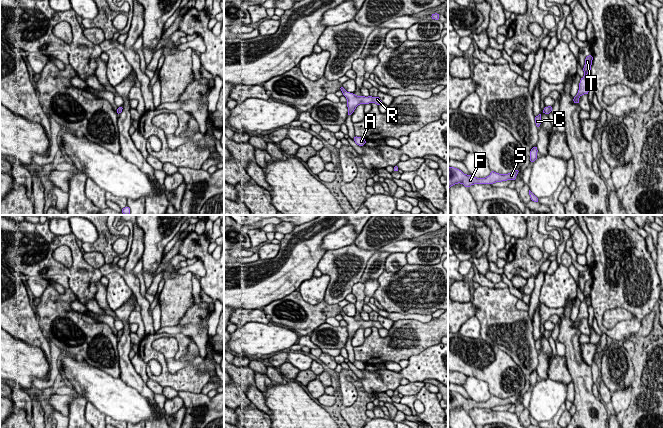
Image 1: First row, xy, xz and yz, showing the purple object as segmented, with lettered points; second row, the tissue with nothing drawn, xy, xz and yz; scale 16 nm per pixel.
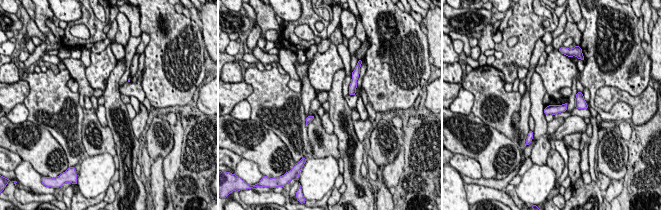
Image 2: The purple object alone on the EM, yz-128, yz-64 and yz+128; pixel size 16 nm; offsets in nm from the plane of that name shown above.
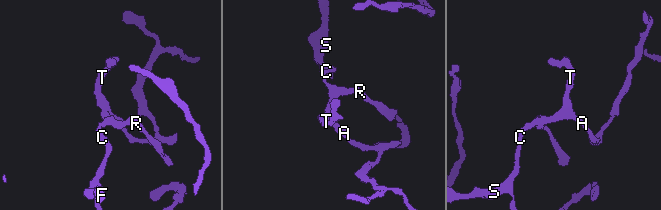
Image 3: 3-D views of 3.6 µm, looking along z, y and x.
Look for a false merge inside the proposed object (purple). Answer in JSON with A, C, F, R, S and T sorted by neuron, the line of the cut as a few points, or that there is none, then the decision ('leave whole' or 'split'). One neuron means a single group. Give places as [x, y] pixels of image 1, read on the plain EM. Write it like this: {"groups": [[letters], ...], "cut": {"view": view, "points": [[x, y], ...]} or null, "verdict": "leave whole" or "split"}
{"groups": [["A", "C", "F", "R", "S", "T"]], "cut": null, "verdict": "leave whole"}

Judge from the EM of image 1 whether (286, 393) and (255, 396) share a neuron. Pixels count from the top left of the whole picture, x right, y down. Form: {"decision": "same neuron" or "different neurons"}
{"decision": "different neurons"}

